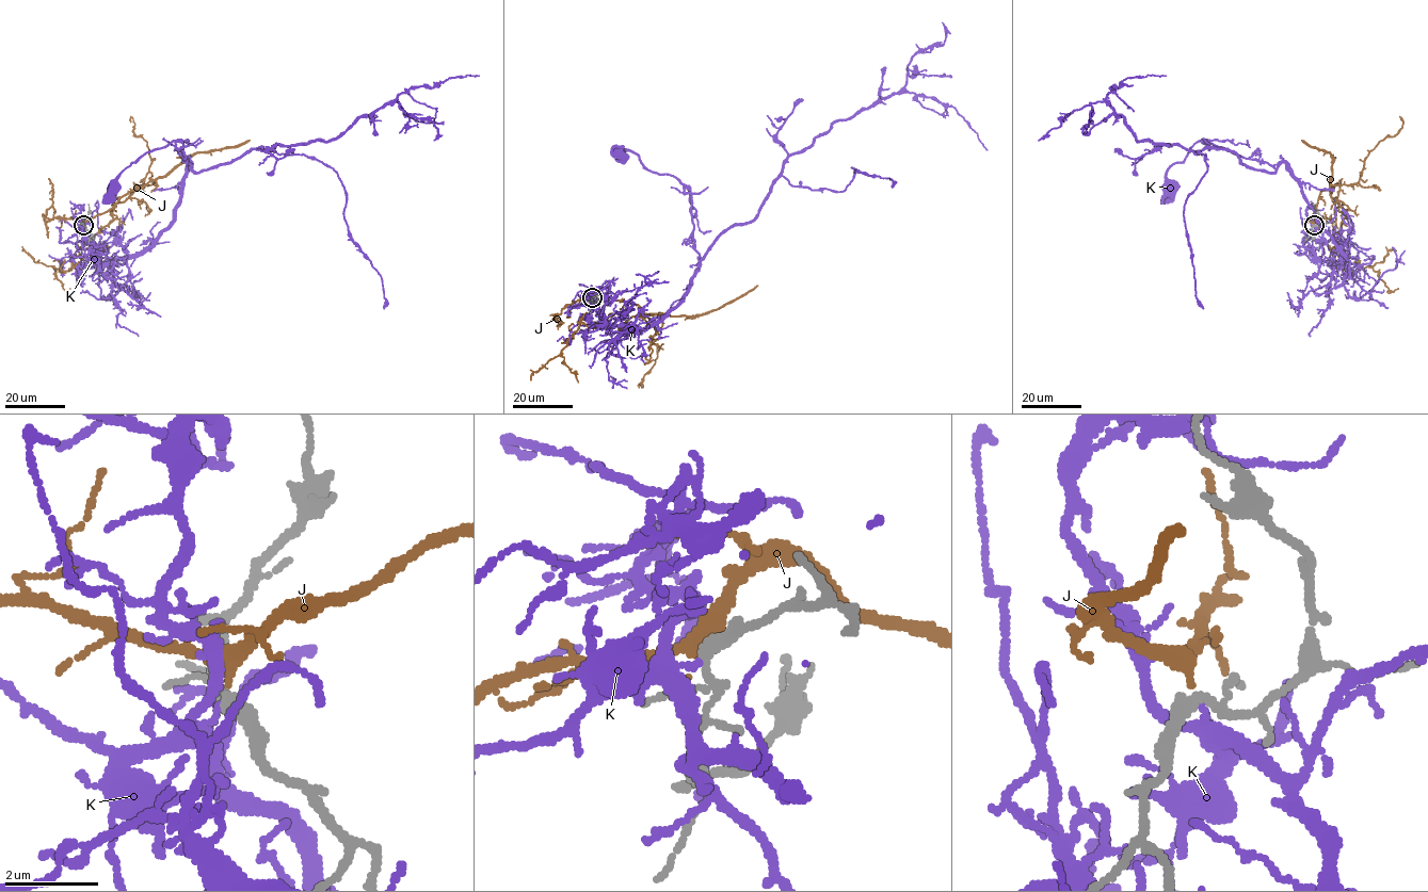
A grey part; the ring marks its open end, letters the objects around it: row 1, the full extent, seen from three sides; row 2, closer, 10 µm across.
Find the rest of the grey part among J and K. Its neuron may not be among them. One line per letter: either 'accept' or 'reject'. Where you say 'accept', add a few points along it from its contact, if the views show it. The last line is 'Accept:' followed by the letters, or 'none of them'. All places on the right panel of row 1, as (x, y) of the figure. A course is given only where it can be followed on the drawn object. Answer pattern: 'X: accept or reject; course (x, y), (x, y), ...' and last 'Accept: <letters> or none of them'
J: accept; course (1314, 224), (1308, 220), (1320, 193), (1329, 190), (1346, 212), (1336, 265), (1354, 272), (1396, 250)
K: reject
Accept: J

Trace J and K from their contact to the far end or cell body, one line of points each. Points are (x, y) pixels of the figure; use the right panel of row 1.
J: (1314, 224), (1308, 220), (1320, 193), (1329, 190), (1346, 212), (1336, 265), (1354, 272), (1396, 250)
K: (1314, 225), (1343, 262), (1344, 254), (1283, 162), (1269, 165), (1197, 141), (1169, 167), (1173, 187)

